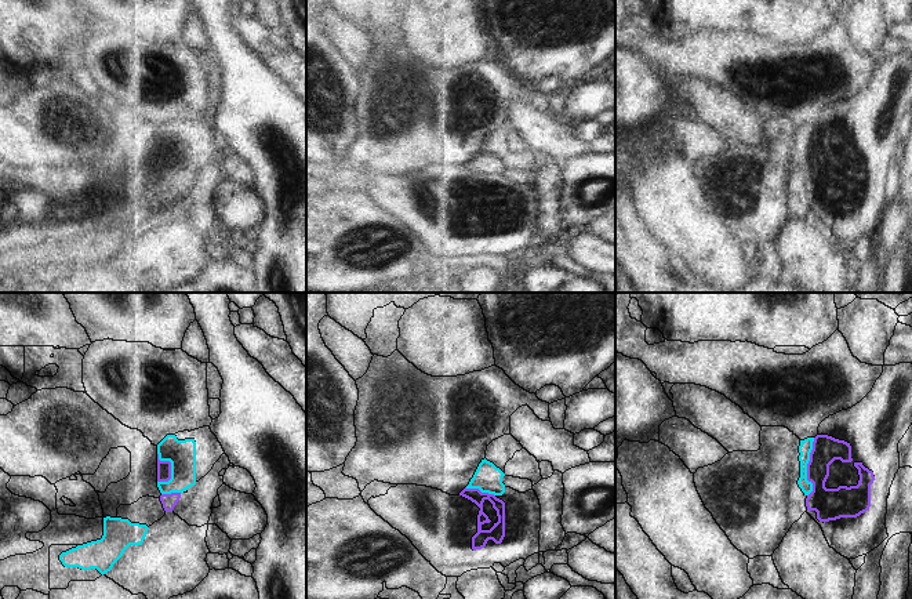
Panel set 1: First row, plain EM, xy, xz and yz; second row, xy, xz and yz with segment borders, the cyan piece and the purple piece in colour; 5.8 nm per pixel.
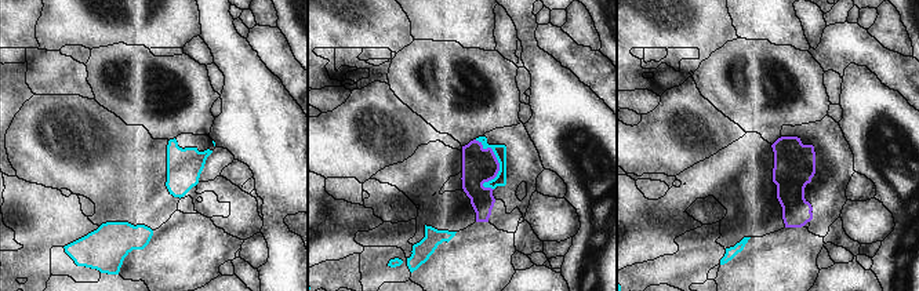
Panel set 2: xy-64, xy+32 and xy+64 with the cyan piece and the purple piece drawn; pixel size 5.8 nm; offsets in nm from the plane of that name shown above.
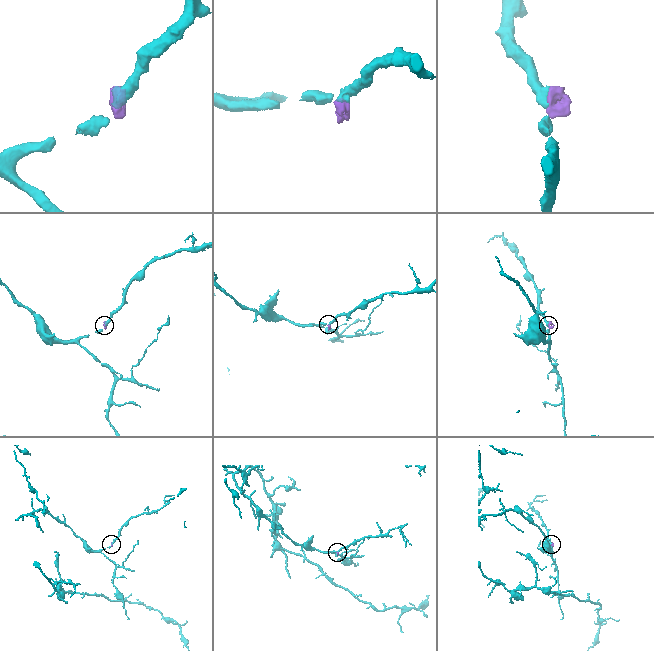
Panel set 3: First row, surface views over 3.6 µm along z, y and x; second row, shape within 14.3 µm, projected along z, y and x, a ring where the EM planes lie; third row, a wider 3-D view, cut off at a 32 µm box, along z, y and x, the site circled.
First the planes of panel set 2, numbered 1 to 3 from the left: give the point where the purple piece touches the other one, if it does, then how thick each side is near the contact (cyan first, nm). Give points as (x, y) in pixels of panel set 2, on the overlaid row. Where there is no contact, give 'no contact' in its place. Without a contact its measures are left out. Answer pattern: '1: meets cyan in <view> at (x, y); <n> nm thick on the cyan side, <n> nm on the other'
1: no contact
2: meets cyan in xy+32 at (500, 166); 80 nm thick on the cyan side, 200 nm on the other
3: no contact

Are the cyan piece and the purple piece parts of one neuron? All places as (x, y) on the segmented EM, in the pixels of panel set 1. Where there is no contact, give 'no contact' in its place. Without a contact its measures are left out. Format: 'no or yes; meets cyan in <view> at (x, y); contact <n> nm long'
no; meets cyan in yz at (806, 467); contact 340 nm long

